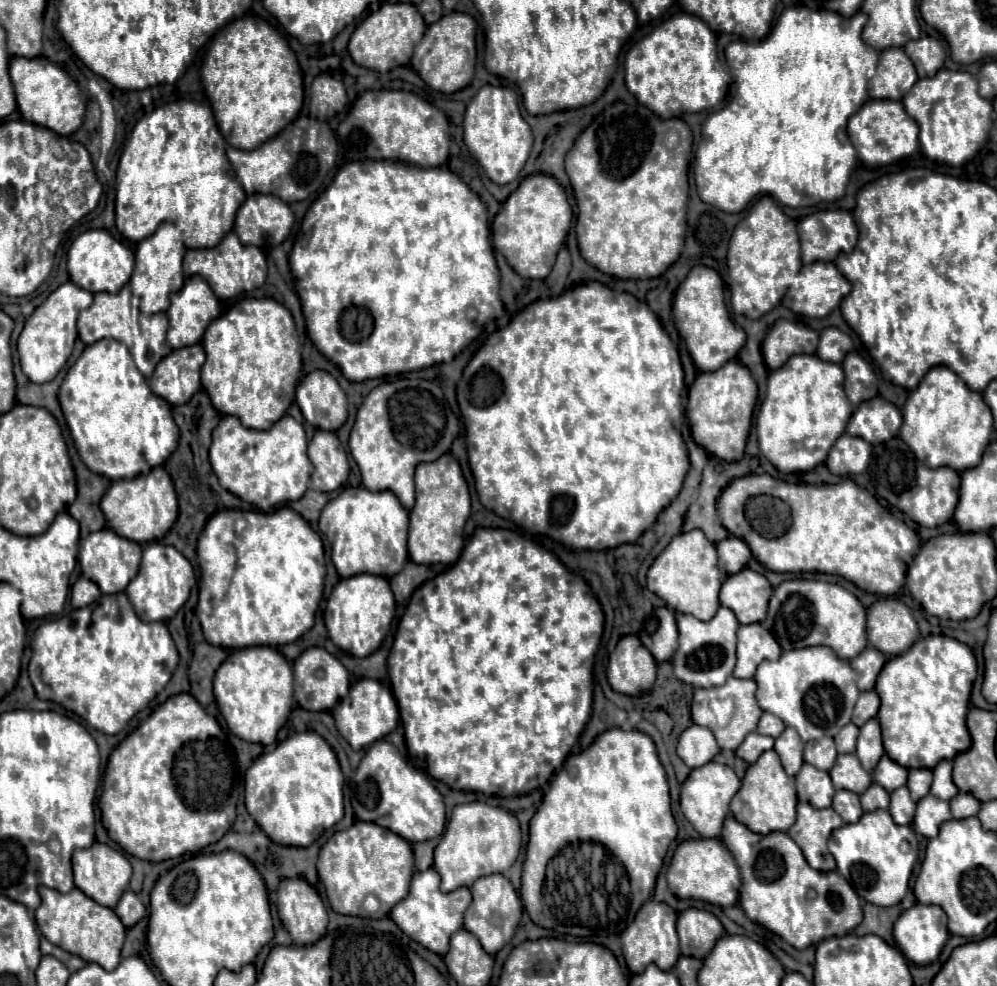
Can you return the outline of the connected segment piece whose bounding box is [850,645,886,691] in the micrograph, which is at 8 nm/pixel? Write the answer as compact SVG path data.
M866 647L858 657L850 659L850 665L854 667L854 671L858 671L858 687L860 691L868 691L868 689L874 689L874 683L876 683L876 677L878 677L878 671L884 667L886 663L886 657L874 649L874 647Z

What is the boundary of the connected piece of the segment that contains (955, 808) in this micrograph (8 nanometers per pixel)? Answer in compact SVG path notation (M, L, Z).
M958 793L952 801L950 801L950 811L954 819L964 819L964 817L972 817L978 813L980 801L970 795L970 793Z

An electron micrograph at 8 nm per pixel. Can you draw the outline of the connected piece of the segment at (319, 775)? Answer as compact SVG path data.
M294 733L274 751L262 753L246 771L246 809L260 829L280 845L308 847L344 817L344 775L332 747L316 733Z

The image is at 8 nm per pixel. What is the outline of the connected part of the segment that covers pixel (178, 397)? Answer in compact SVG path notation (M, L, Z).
M198 343L172 351L148 377L150 389L170 405L190 401L190 397L200 389L200 369L204 359L204 349Z

